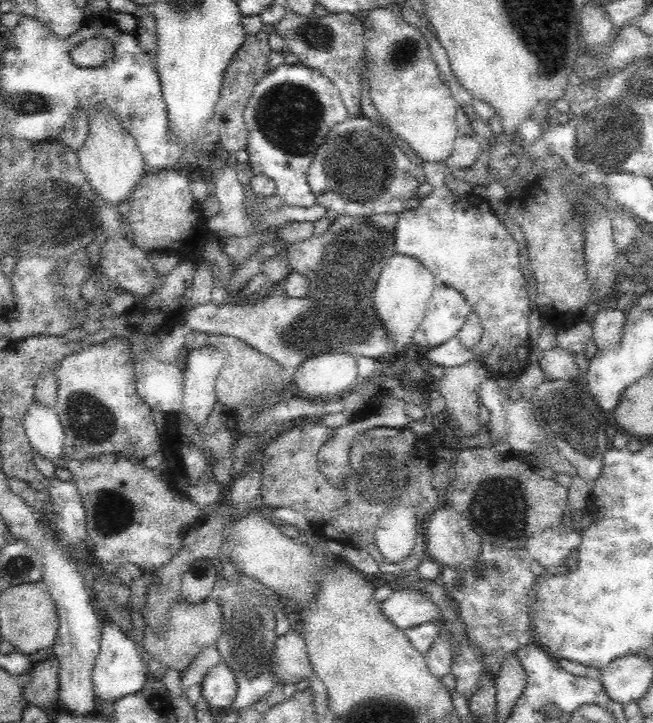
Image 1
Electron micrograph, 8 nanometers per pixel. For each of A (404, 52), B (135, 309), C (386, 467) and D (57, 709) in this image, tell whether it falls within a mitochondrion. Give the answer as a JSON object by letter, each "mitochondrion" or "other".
{"A":"mitochondrion","B":"other","C":"mitochondrion","D":"other"}

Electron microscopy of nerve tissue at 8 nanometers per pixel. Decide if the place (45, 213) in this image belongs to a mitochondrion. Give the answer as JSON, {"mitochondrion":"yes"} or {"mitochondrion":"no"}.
{"mitochondrion":"yes"}

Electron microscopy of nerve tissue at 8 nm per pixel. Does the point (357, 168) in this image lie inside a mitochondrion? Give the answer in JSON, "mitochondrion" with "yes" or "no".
{"mitochondrion":"yes"}

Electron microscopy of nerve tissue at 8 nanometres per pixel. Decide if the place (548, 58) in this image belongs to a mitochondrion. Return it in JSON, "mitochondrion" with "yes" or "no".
{"mitochondrion":"yes"}

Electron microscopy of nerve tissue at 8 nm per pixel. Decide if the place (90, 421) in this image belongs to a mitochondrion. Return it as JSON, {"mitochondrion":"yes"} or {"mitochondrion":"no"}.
{"mitochondrion":"yes"}

